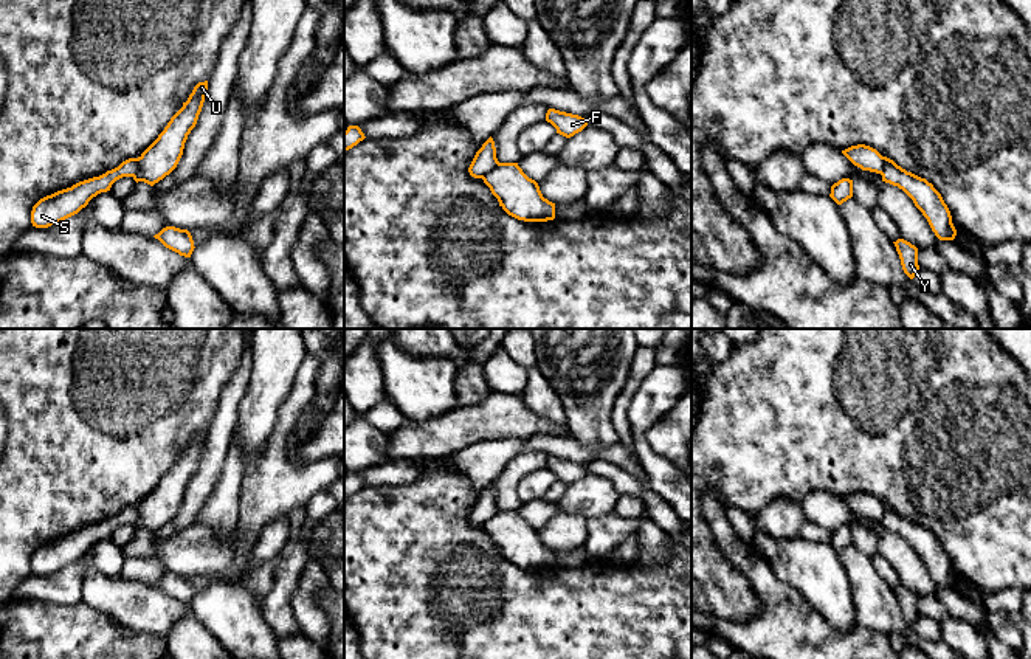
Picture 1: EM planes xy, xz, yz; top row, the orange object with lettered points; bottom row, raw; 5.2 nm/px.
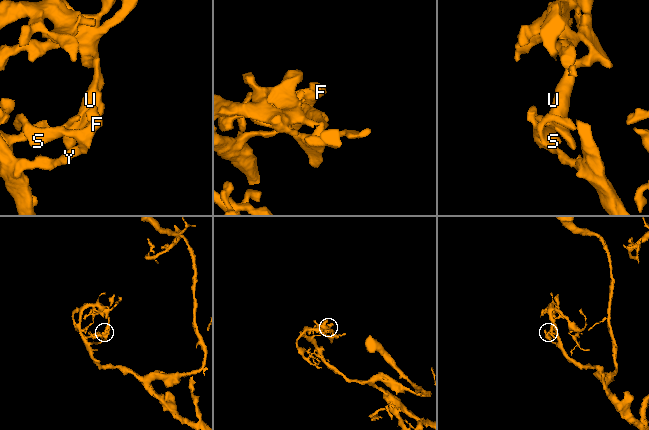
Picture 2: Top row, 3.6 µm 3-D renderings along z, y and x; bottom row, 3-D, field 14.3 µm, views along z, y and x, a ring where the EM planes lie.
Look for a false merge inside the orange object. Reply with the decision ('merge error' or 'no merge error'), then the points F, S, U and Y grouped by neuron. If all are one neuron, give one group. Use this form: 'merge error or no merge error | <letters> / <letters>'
no merge error | F S U Y

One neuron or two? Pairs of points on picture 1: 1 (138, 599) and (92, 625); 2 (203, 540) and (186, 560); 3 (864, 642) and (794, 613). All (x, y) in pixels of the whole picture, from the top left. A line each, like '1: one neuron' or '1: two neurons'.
1: two neurons
2: one neuron
3: one neuron

